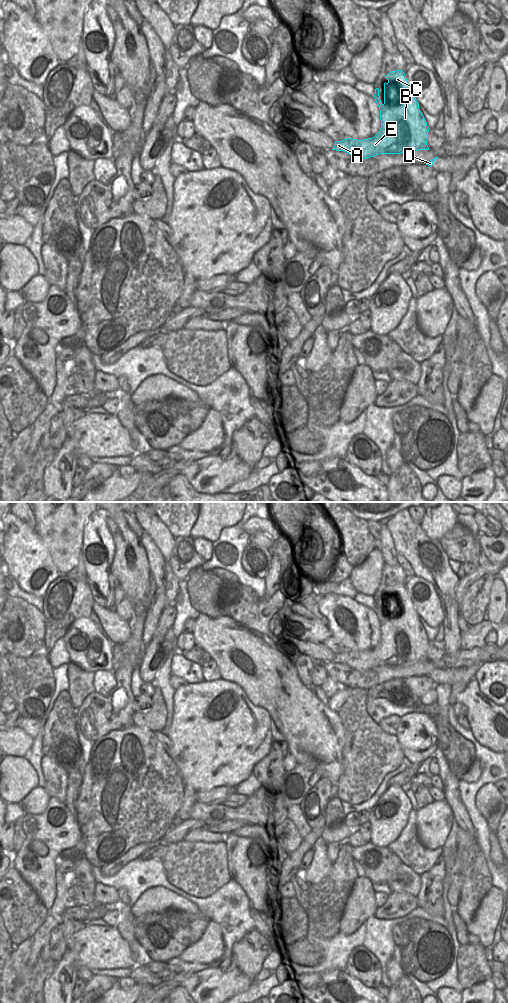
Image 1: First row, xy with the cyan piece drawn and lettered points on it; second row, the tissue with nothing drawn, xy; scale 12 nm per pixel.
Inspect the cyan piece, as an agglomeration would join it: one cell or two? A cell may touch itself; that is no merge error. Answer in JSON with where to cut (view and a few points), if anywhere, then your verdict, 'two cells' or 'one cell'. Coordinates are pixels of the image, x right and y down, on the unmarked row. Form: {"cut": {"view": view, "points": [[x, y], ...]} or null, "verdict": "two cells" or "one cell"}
{"cut": null, "verdict": "one cell"}

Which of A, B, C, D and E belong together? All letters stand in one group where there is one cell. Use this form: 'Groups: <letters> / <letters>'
Groups: A B C D E

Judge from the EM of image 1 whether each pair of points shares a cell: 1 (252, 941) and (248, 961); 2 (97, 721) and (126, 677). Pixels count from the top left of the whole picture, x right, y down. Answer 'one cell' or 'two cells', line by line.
1: one cell
2: one cell

